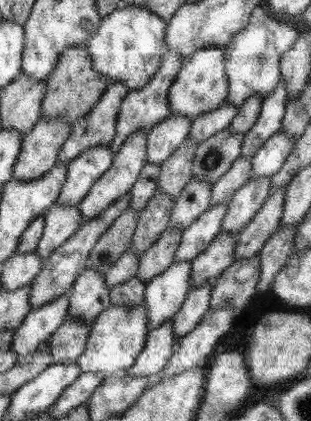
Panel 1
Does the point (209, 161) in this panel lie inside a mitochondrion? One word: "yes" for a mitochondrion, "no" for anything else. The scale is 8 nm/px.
yes

